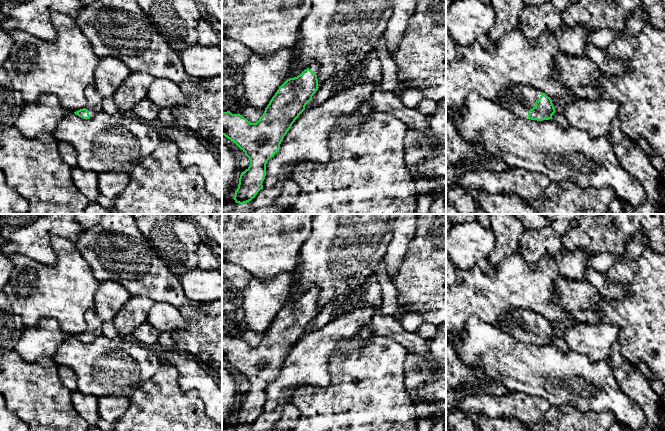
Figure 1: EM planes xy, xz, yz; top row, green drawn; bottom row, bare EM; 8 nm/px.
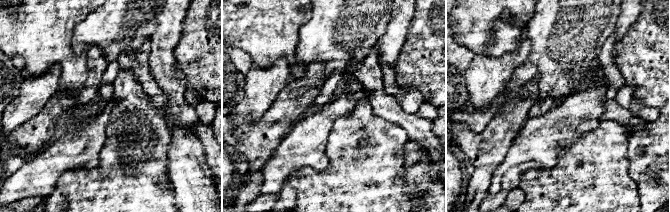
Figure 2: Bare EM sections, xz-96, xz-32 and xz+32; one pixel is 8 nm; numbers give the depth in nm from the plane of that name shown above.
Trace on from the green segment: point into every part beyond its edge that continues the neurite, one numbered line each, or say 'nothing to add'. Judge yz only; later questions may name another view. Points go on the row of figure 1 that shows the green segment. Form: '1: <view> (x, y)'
1: yz (520, 99)

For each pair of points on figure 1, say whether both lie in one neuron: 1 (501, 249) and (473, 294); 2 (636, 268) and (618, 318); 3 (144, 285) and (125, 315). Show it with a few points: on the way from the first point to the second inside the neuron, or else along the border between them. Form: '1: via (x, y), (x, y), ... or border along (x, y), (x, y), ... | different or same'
1: border along (513, 253), (498, 263), (491, 264) | different
2: via (636, 280), (636, 300), (630, 306) | same
3: border along (132, 295), (144, 295), (154, 302) | different

